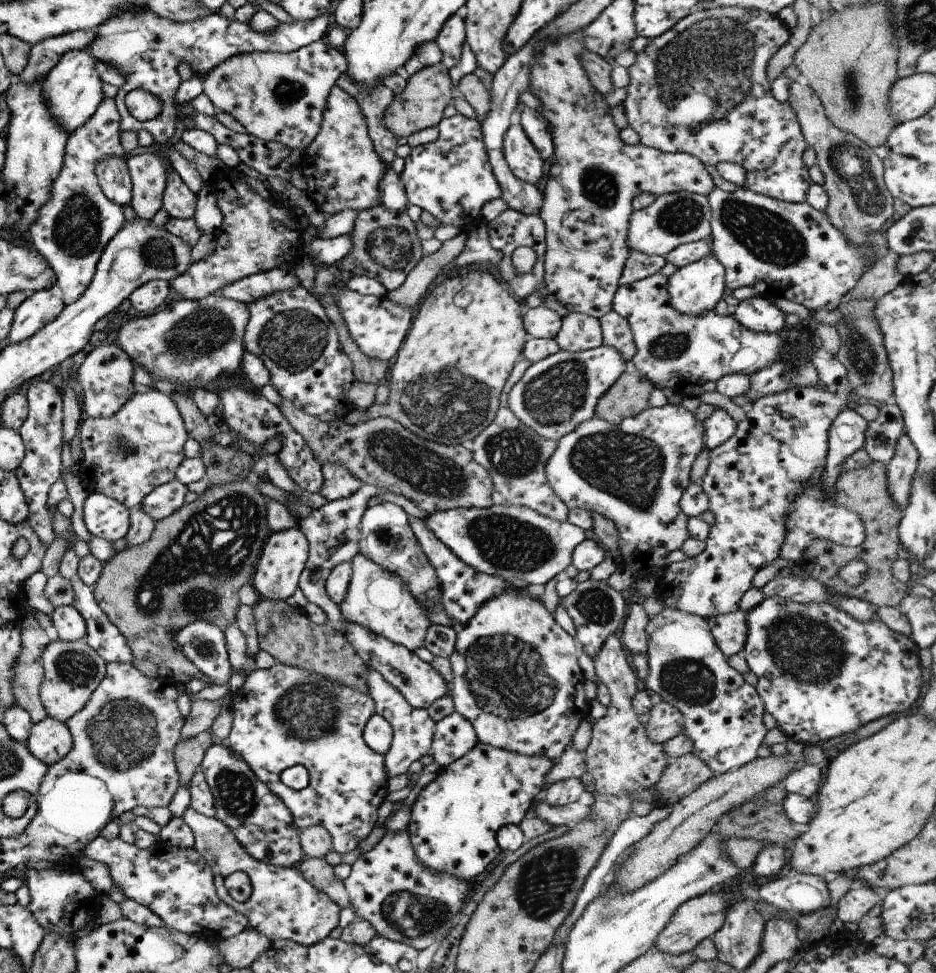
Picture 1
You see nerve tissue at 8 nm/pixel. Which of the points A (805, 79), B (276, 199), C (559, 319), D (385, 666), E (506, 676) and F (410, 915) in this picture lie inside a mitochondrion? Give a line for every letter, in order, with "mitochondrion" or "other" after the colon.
A: other
B: other
C: other
D: other
E: mitochondrion
F: mitochondrion

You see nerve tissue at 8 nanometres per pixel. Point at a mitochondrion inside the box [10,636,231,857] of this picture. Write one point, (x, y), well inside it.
(121, 734)

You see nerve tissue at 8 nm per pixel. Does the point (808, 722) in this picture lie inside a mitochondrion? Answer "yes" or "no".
no

